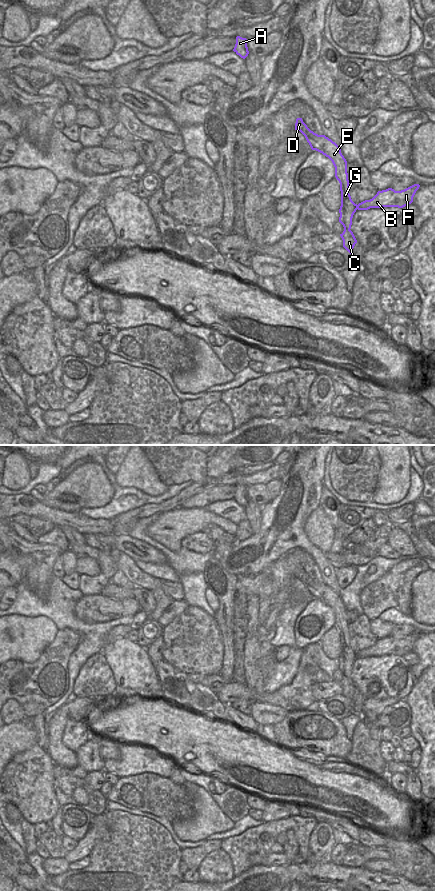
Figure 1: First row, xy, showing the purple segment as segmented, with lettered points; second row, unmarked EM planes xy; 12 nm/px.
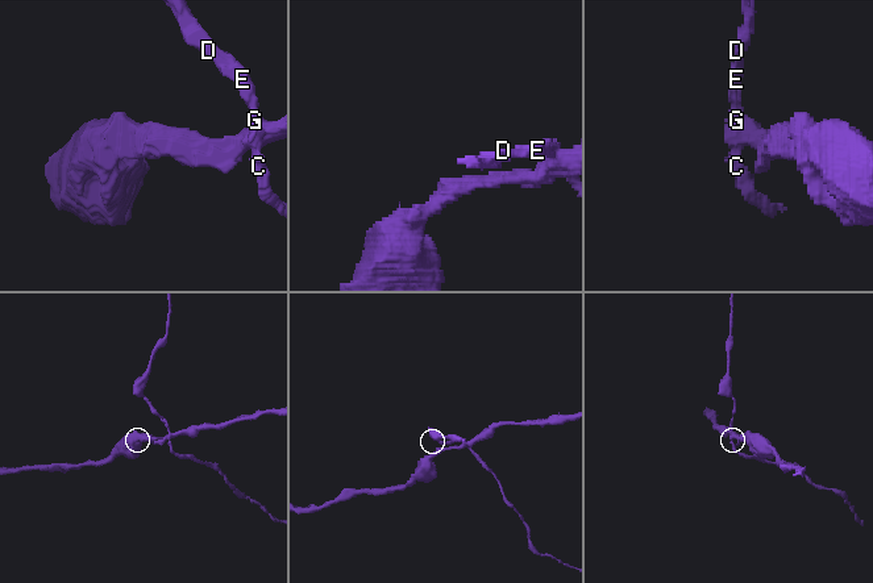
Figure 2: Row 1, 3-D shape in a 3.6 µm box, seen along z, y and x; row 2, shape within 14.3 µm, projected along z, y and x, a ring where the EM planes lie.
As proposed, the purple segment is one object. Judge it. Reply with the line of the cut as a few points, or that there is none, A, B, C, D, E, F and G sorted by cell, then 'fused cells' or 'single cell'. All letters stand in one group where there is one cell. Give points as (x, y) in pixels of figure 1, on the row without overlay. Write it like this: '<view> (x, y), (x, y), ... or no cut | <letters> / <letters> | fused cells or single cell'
xy (356, 653), (357, 656) | A C D E G / B F | fused cells

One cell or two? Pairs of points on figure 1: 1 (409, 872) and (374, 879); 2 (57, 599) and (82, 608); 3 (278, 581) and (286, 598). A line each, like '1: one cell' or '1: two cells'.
1: two cells
2: two cells
3: two cells

